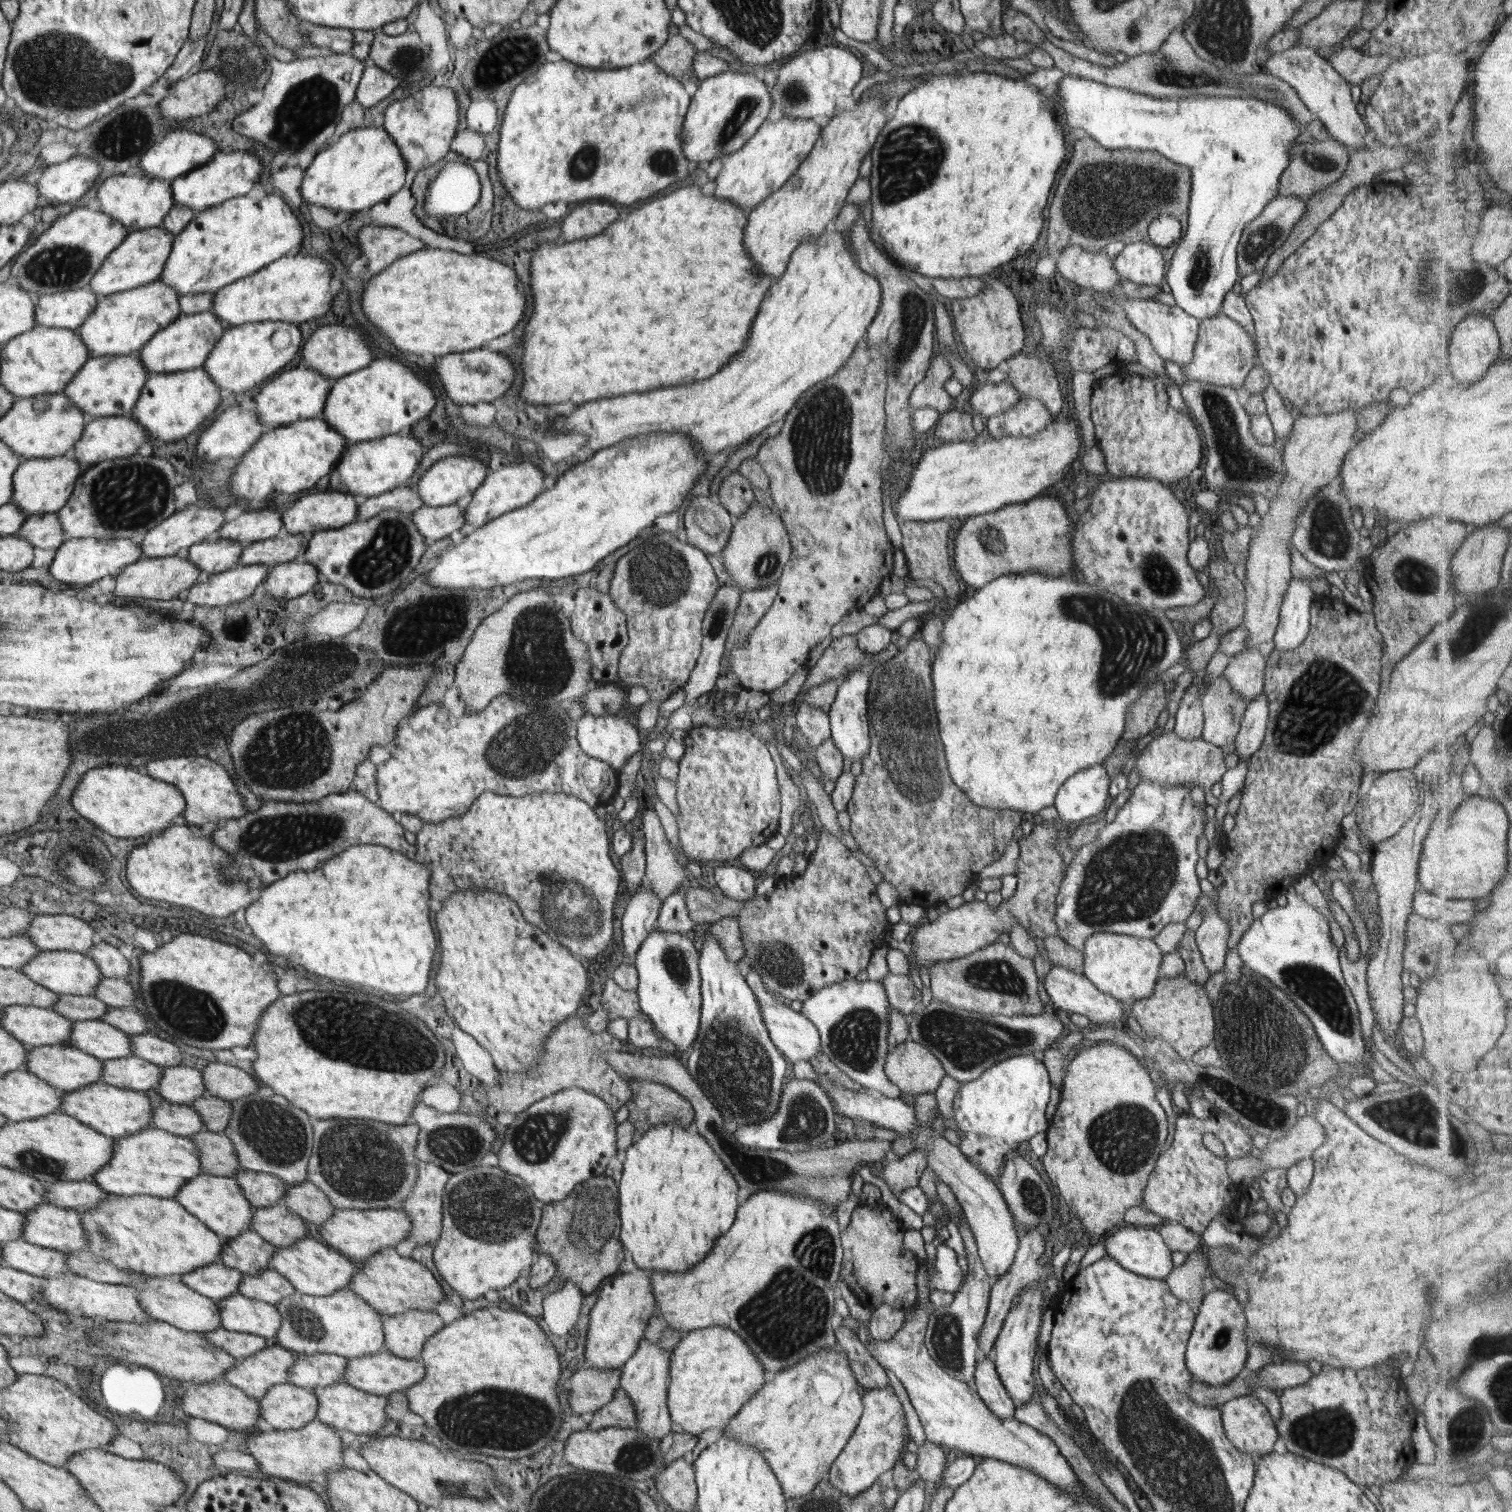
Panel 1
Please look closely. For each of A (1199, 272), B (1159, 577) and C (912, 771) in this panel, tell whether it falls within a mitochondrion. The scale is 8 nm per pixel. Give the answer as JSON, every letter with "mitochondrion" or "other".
{"A":"mitochondrion","B":"mitochondrion","C":"mitochondrion"}

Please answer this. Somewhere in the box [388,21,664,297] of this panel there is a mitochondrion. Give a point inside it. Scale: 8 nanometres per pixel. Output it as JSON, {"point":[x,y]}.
{"point":[513,55]}

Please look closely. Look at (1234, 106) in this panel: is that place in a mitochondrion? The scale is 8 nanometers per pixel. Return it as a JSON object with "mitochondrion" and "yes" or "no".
{"mitochondrion":"no"}

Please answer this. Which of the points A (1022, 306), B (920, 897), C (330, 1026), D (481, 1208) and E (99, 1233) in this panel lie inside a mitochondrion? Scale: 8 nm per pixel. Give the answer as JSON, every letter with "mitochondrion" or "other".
{"A":"other","B":"other","C":"mitochondrion","D":"mitochondrion","E":"mitochondrion"}

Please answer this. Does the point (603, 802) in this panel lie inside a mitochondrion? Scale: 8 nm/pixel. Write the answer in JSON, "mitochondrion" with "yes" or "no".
{"mitochondrion":"no"}

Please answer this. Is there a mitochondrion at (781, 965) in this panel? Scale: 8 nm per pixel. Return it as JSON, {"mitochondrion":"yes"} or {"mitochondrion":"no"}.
{"mitochondrion":"yes"}

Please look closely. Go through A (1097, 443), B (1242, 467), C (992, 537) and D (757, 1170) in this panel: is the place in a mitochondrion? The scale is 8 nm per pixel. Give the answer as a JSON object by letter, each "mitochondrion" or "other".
{"A":"other","B":"mitochondrion","C":"mitochondrion","D":"mitochondrion"}

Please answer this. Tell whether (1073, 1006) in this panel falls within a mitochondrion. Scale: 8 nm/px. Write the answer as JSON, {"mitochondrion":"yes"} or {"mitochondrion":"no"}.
{"mitochondrion":"no"}

